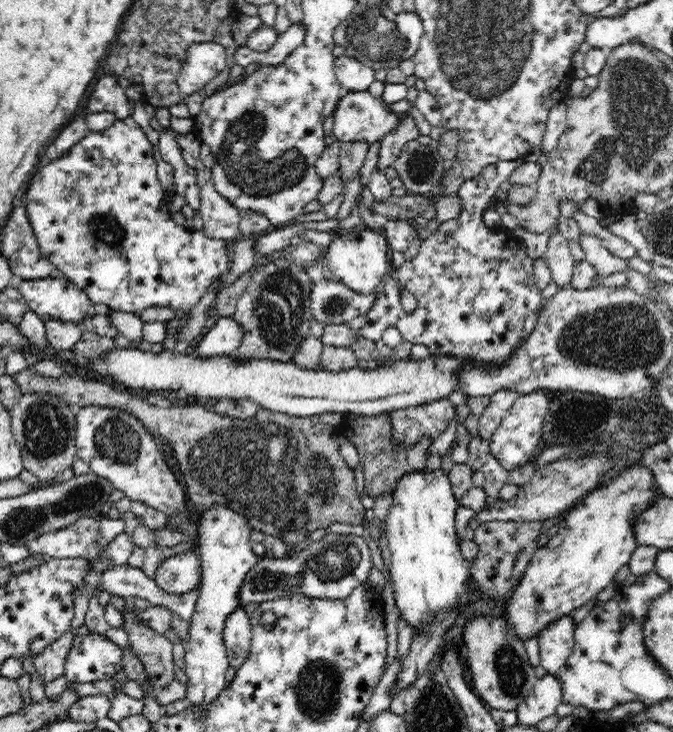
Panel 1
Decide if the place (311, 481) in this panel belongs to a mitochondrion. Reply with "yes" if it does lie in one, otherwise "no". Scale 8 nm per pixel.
yes

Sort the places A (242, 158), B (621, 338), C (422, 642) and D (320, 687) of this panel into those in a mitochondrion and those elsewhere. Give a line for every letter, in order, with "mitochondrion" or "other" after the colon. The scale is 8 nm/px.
A: mitochondrion
B: mitochondrion
C: other
D: mitochondrion

